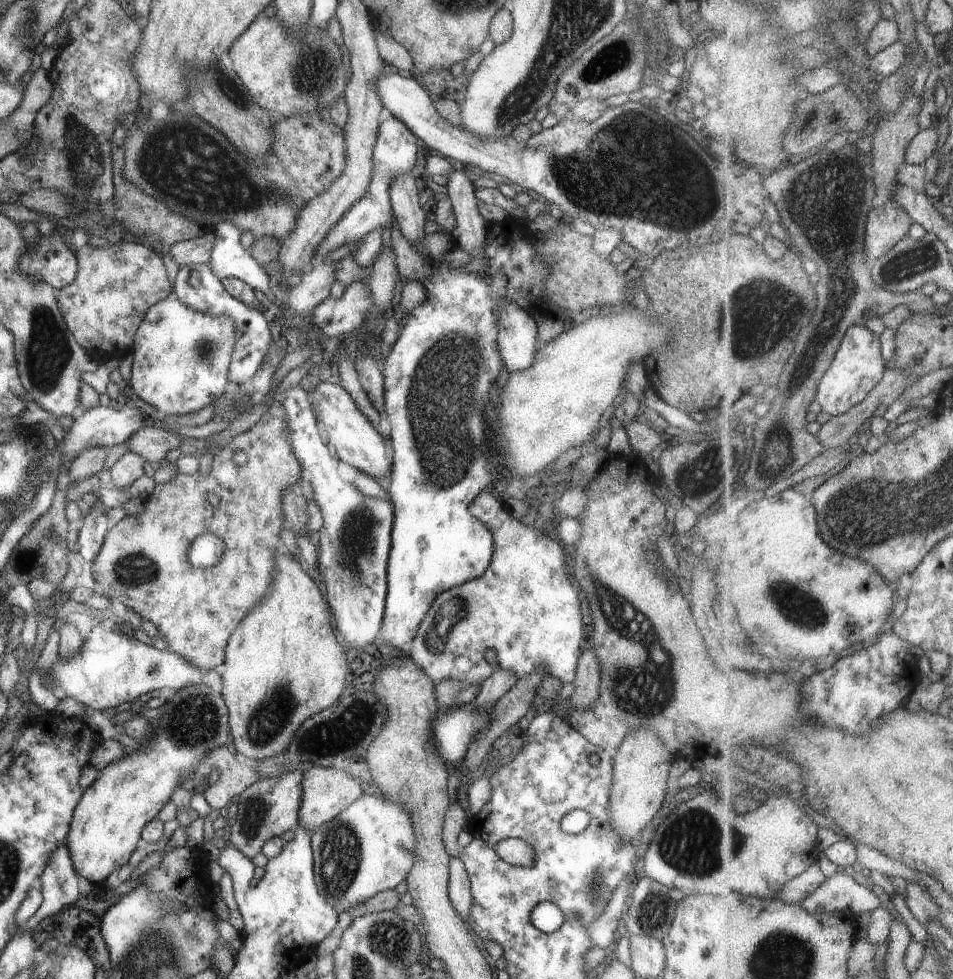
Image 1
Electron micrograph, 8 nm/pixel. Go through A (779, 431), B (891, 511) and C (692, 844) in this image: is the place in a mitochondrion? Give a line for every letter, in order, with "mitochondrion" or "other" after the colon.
A: other
B: mitochondrion
C: mitochondrion

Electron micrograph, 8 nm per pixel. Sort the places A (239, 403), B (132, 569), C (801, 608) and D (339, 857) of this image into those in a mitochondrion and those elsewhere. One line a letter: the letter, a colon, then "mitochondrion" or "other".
A: mitochondrion
B: mitochondrion
C: mitochondrion
D: mitochondrion

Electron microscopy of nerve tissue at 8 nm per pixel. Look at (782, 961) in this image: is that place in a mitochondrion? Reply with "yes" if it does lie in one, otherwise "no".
yes

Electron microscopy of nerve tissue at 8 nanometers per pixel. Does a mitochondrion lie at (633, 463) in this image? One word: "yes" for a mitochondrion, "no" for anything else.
no

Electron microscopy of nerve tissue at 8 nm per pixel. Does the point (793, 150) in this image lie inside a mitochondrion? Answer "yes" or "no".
no

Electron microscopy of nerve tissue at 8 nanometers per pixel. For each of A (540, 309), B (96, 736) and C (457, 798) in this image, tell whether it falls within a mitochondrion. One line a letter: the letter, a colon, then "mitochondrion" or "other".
A: other
B: other
C: other

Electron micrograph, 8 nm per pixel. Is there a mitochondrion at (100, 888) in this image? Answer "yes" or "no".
no

